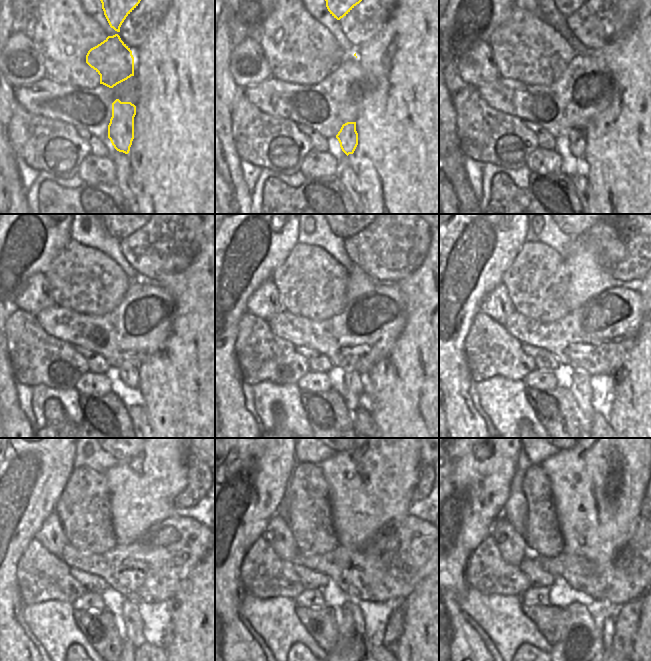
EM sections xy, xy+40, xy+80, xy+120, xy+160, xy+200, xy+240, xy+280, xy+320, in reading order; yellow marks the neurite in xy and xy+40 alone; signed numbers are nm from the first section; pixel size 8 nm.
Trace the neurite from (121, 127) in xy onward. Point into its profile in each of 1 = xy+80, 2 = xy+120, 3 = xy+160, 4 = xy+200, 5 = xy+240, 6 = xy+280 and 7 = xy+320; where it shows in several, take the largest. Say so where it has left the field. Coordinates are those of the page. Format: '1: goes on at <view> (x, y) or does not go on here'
1: goes on at xy+80 (576, 141)
2: goes on at xy+120 (129, 374)
3: goes on at xy+160 (354, 380)
4: goes on at xy+200 (580, 390)
5: goes on at xy+240 (130, 618)
6: goes on at xy+280 (352, 641)
7: goes on at xy+320 (581, 641)

